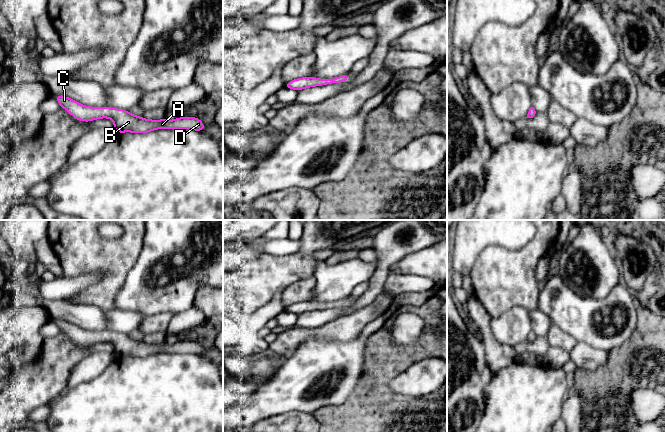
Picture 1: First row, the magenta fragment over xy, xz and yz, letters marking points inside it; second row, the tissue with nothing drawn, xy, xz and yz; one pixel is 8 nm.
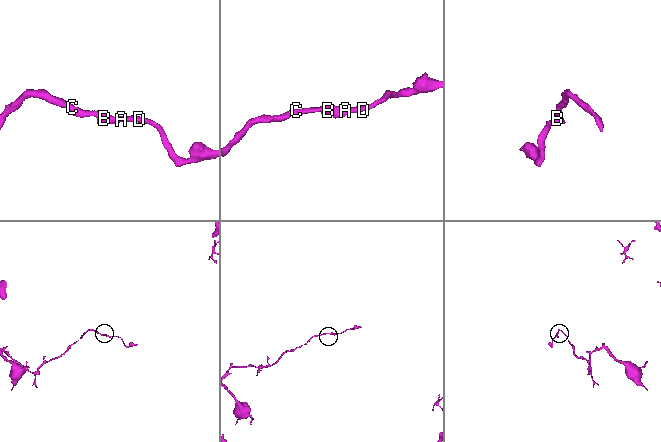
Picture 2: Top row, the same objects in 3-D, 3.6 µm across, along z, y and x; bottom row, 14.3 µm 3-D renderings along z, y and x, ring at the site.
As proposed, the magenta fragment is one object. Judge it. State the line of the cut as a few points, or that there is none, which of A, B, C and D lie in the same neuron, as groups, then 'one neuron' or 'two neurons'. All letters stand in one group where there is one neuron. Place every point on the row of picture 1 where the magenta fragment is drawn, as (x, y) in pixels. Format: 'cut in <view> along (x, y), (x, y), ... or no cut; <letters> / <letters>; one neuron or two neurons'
no cut; A B C D; one neuron

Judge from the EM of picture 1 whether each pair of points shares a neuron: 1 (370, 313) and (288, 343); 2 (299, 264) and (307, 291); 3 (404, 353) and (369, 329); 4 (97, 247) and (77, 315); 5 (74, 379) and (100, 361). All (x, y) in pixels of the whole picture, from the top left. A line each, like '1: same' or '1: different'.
1: same
2: different
3: different
4: different
5: same

